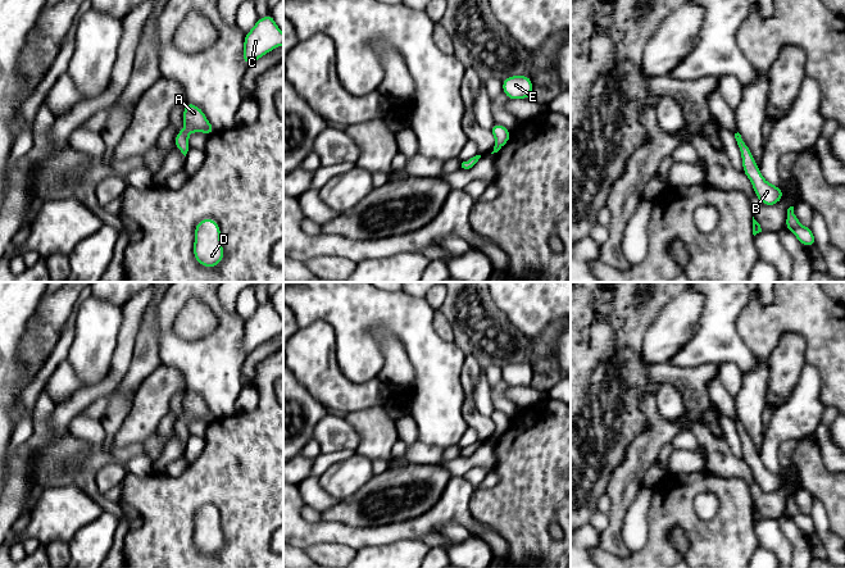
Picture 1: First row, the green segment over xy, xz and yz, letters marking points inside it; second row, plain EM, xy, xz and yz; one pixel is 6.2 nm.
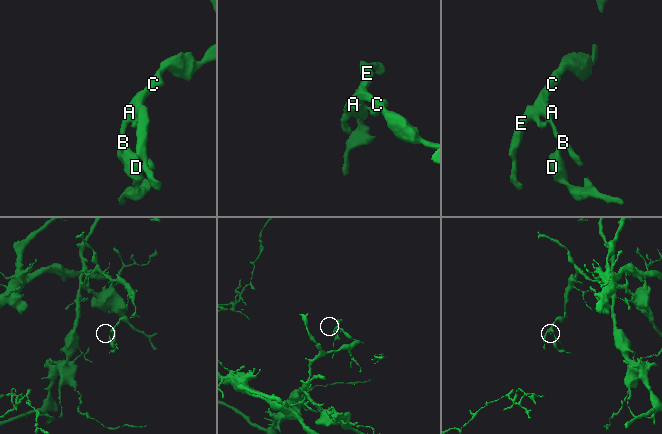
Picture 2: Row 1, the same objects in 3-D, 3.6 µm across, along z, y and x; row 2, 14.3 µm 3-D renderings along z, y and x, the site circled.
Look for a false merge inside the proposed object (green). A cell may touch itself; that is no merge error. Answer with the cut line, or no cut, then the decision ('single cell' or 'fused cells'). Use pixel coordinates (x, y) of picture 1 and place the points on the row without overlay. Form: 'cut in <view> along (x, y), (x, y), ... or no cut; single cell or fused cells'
no cut; single cell

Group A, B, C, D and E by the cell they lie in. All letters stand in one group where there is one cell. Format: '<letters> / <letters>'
A B C D E

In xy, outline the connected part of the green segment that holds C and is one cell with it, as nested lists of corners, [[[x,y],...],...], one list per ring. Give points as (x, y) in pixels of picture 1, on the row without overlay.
[[[269,300],[259,305],[253,317],[245,322],[242,347],[250,353],[281,332],[283,332],[283,321]]]

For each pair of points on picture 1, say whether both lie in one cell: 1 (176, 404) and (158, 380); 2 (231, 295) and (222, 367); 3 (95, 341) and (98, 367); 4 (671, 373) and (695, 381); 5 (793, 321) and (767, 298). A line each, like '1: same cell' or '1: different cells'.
1: different cells
2: different cells
3: same cell
4: same cell
5: different cells

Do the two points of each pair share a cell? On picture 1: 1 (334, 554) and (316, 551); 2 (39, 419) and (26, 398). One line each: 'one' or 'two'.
1: one
2: two

